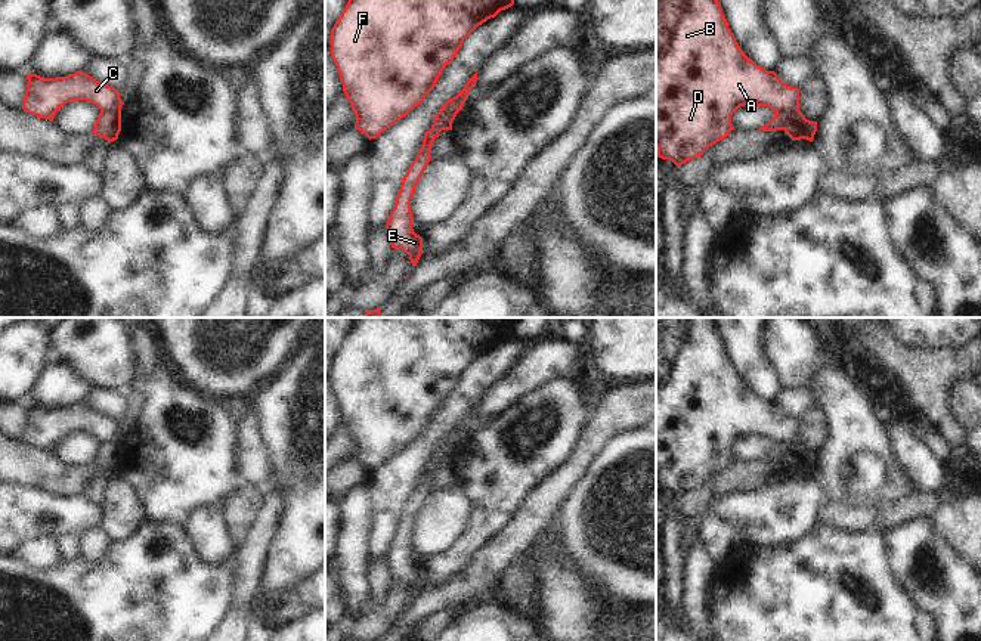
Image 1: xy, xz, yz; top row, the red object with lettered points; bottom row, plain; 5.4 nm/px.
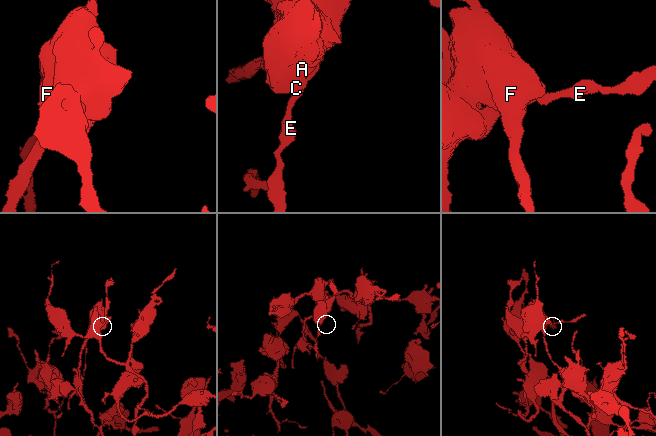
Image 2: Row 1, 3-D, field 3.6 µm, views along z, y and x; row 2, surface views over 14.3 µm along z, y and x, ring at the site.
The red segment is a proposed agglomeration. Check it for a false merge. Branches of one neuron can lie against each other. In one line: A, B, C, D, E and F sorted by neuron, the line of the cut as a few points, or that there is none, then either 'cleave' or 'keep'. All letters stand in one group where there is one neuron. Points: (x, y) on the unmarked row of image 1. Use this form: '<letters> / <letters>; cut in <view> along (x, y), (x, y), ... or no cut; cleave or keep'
A B C D F / E; cut in yz along (798, 440), (776, 445); cleave

